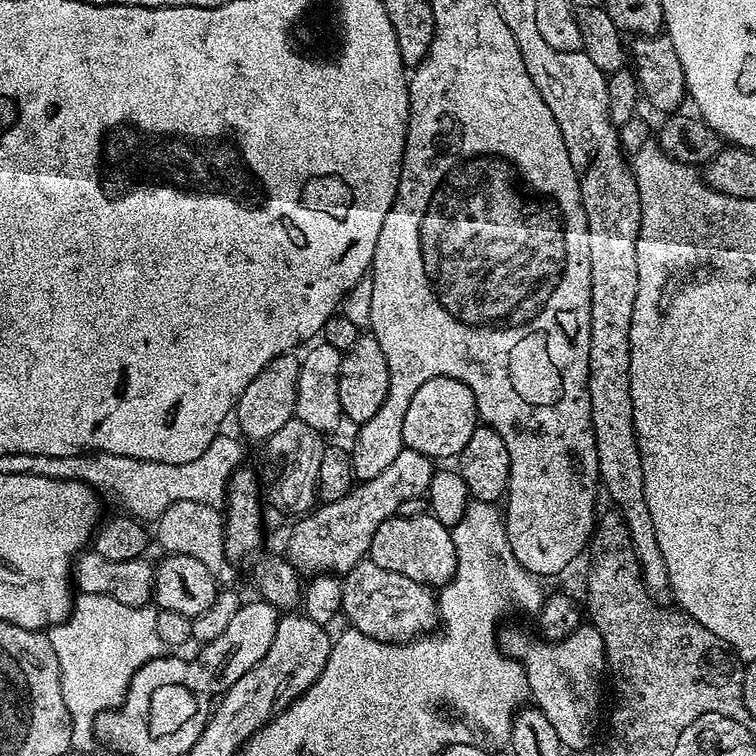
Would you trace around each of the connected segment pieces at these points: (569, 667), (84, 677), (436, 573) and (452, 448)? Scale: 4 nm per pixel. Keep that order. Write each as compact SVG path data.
M584 622L574 634L555 642L531 640L522 629L507 626L499 629L498 639L504 655L511 656L524 668L531 703L546 714L561 745L572 752L590 747L600 724L600 695L606 692L602 634L598 634L593 624Z
M80 594L75 597L70 615L48 632L54 654L58 654L62 698L66 698L66 710L70 710L72 748L75 751L91 750L92 744L94 745L96 717L102 712L111 712L112 709L118 708L136 671L155 656L161 655L162 645L158 638L156 613L157 609L152 606L126 606L102 594Z
M431 514L394 515L382 522L382 526L374 530L367 559L373 560L385 570L394 570L394 574L406 574L406 578L414 578L414 582L424 584L433 590L439 590L449 584L458 566L451 527L438 522L438 518Z
M439 376L422 382L410 398L410 407L406 410L406 419L402 421L402 438L404 446L426 454L433 461L448 460L459 457L460 452L470 442L470 434L478 426L476 403L470 386L454 378Z

